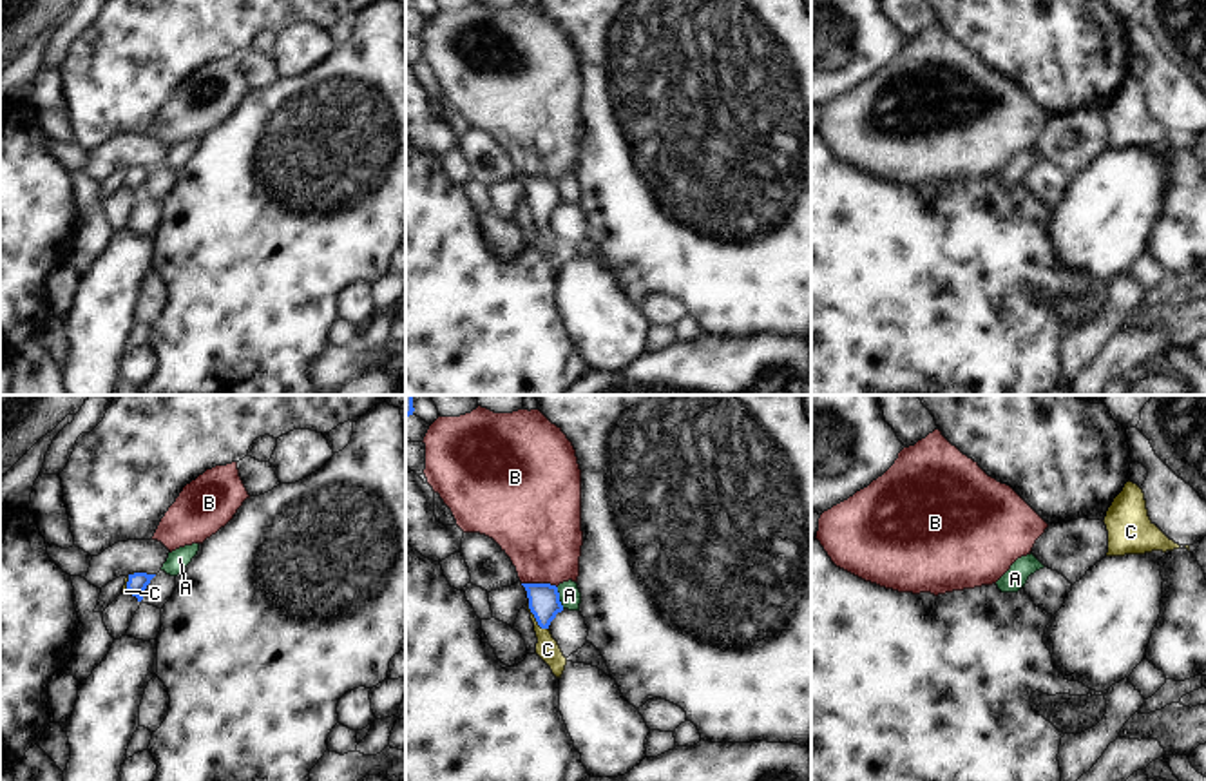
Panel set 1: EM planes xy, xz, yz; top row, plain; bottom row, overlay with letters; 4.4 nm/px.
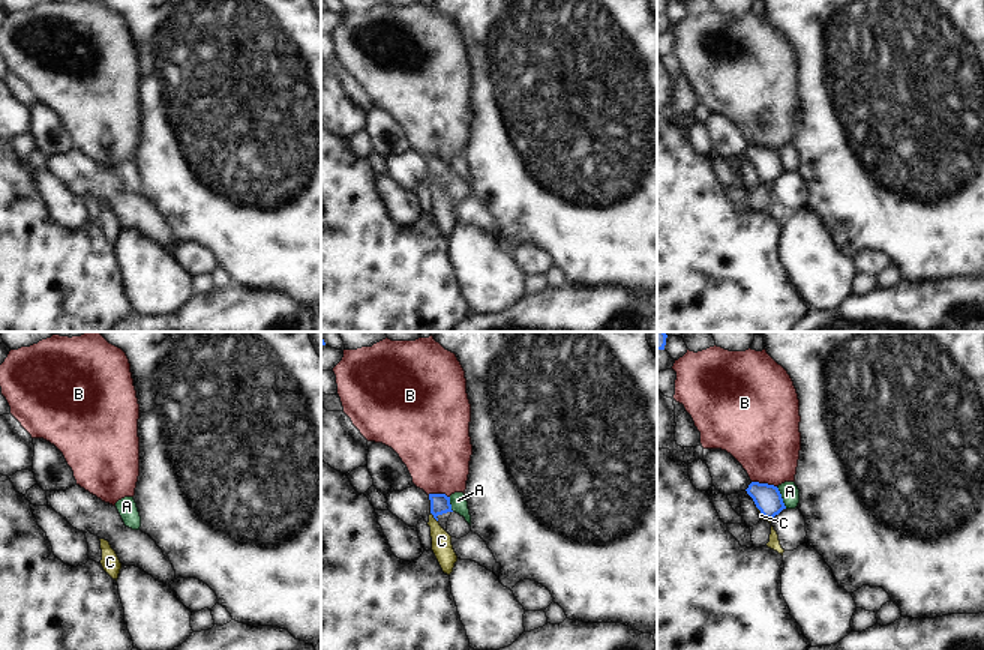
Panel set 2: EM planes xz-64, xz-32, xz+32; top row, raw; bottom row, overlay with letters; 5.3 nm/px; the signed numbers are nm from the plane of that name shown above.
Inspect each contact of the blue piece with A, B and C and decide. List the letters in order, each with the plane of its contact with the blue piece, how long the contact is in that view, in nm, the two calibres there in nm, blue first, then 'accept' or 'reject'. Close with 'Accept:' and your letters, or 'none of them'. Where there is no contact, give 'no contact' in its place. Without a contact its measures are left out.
A: xz | 100 nm | 140/100 nm | reject
B: xz | 160 nm | 140/360 nm | reject
C: xz | 150 nm | 140/100 nm | accept
Accept: C

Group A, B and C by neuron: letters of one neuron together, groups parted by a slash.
A / B / C

